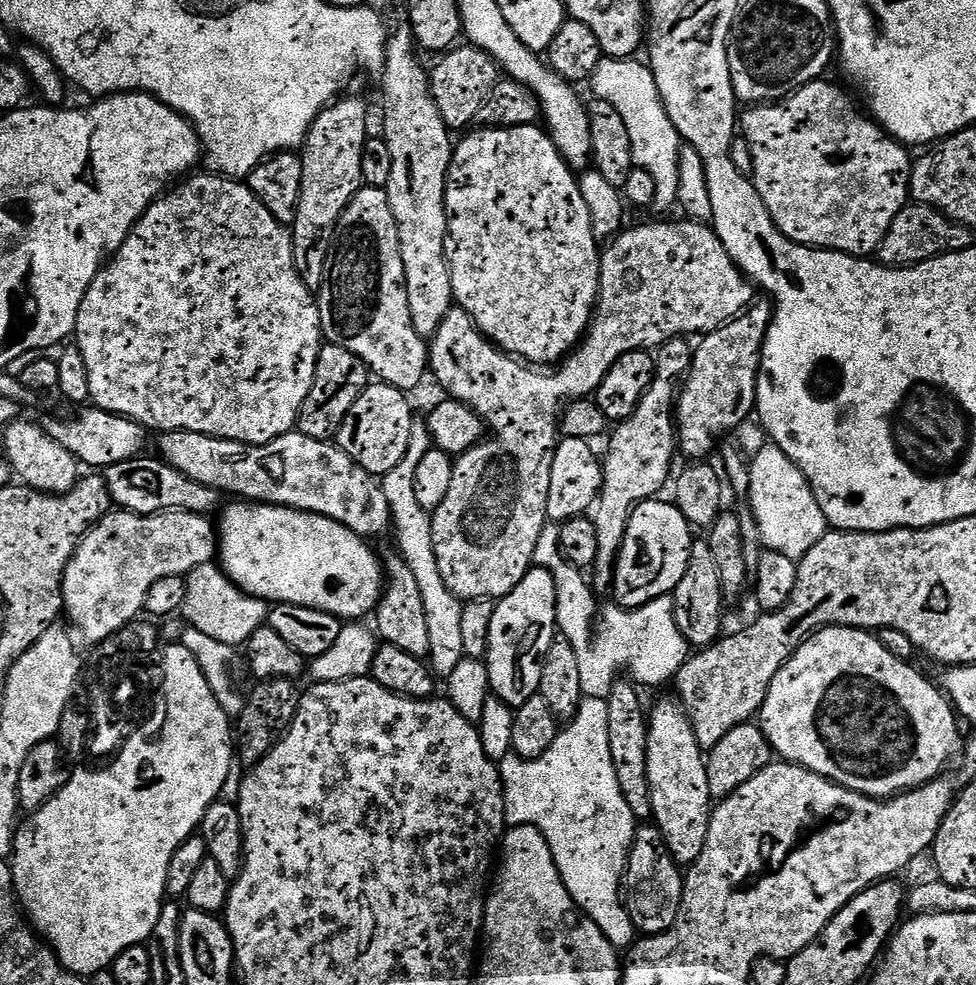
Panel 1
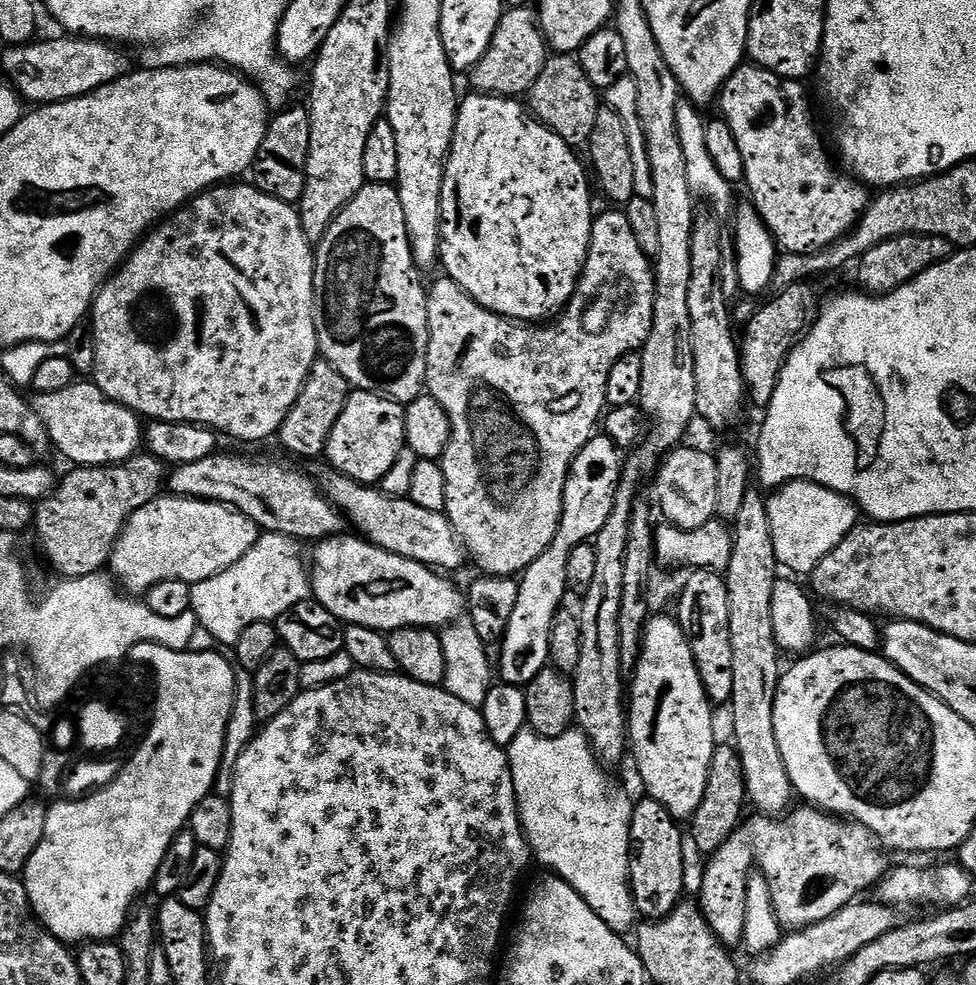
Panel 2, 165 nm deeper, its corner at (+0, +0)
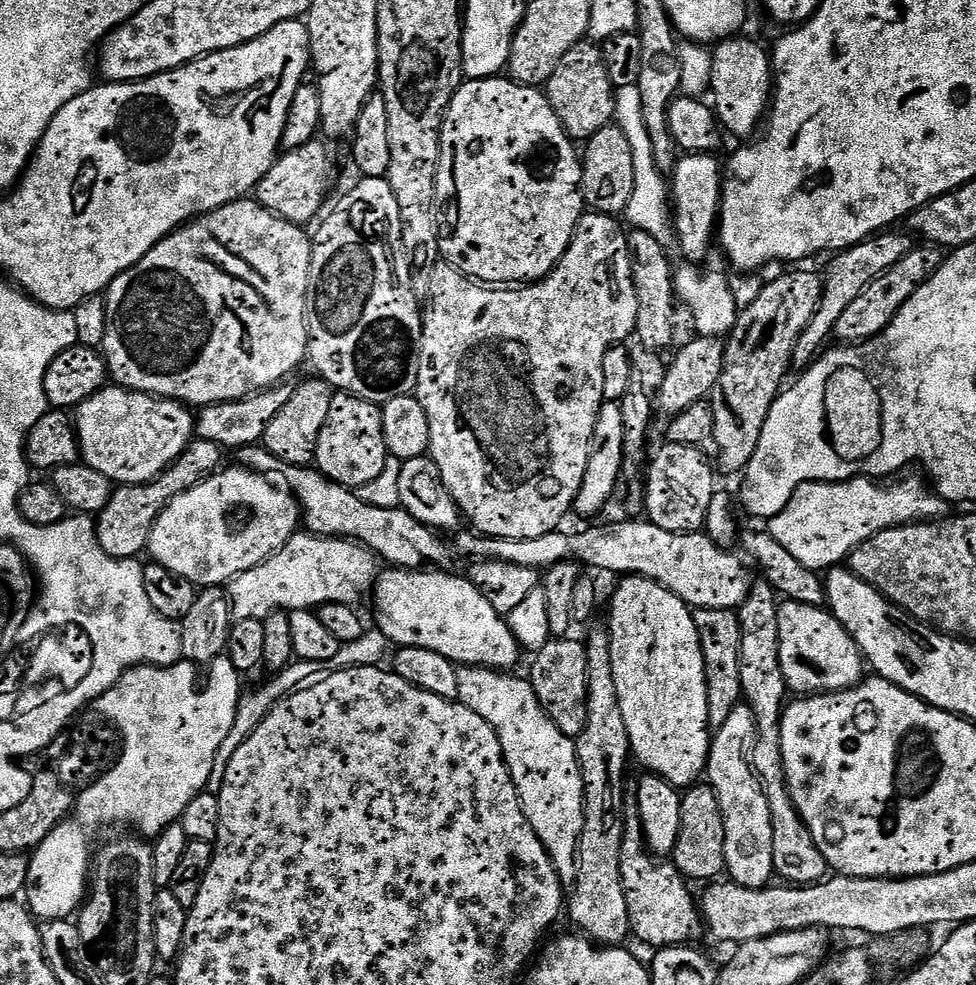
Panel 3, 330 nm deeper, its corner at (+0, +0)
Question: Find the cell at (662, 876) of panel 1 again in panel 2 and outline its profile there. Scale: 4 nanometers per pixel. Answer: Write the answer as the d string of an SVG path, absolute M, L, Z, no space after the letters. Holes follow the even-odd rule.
M651 798L637 799L632 806L632 825L630 826L630 842L632 843L632 855L628 861L628 881L632 884L632 900L636 903L636 911L645 921L661 920L666 918L676 909L676 905L681 903L684 892L684 840L686 844L686 836L680 833L681 825L670 814L670 810L666 810L666 806L662 806L662 802Z

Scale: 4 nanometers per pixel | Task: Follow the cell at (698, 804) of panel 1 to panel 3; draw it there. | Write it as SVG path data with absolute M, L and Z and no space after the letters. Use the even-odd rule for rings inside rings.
M626 576L619 582L621 584L612 596L612 613L608 616L606 627L614 666L614 686L618 686L618 706L622 706L631 755L635 763L637 760L644 767L645 773L661 776L676 788L687 790L705 775L713 738L708 727L706 670L698 626L692 617L693 609L670 590L644 576Z

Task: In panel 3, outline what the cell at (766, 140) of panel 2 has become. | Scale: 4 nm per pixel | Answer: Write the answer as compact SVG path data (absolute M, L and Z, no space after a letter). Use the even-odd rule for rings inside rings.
M729 38L721 40L711 49L712 86L710 100L716 119L736 136L751 137L756 127L761 127L770 101L774 95L774 73L769 53L752 40Z

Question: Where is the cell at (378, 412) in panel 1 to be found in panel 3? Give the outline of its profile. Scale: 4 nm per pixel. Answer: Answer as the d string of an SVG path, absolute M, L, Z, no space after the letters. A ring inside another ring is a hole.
M337 391L330 402L330 414L326 414L326 426L318 434L318 446L314 461L318 471L344 488L367 488L388 461L386 438L382 434L381 405L372 404L347 392Z

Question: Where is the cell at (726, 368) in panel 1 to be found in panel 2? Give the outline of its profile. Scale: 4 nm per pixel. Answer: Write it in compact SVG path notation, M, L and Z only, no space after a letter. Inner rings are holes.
M801 282L777 291L773 300L757 307L752 320L743 329L740 365L744 375L744 387L751 403L753 400L760 410L767 409L768 403L774 398L774 390L778 386L778 378L782 374L786 358L803 340L810 327L810 317L813 315L812 299L816 296L810 285L811 283Z

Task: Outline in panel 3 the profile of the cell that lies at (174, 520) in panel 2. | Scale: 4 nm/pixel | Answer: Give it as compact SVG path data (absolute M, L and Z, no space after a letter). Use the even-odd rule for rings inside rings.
M243 466L235 467L225 467L198 486L178 494L178 498L171 500L154 522L148 539L146 552L152 555L149 557L155 563L166 566L166 570L174 570L174 574L186 578L201 589L227 585L238 574L266 562L266 558L273 556L291 536L297 535L302 524L300 504L291 491L279 492L268 481L271 479L267 475Z

